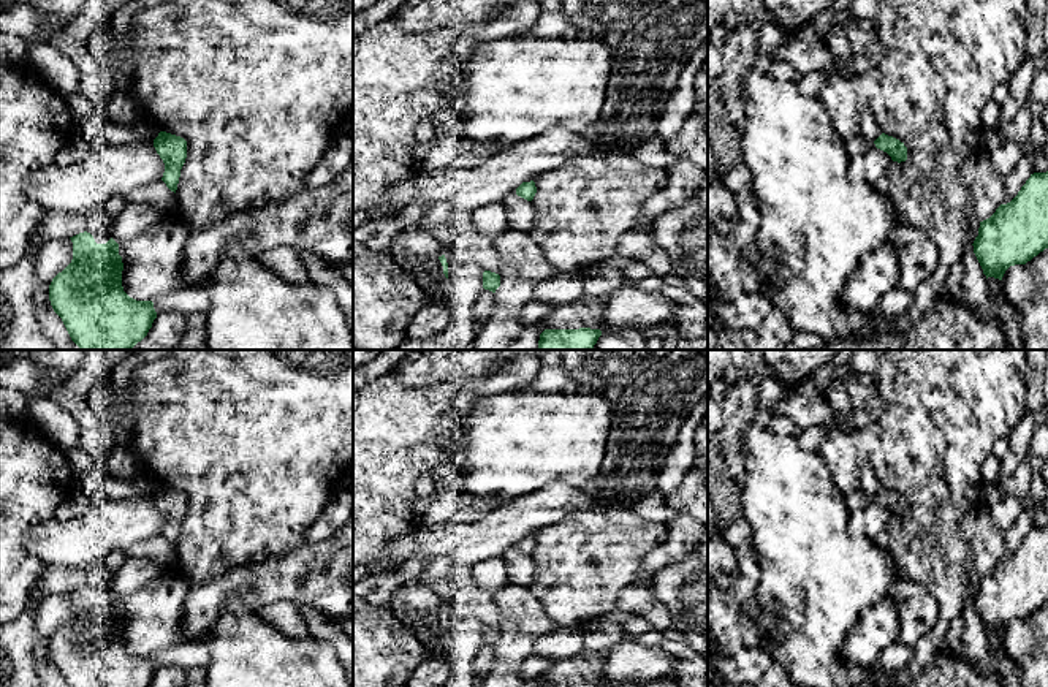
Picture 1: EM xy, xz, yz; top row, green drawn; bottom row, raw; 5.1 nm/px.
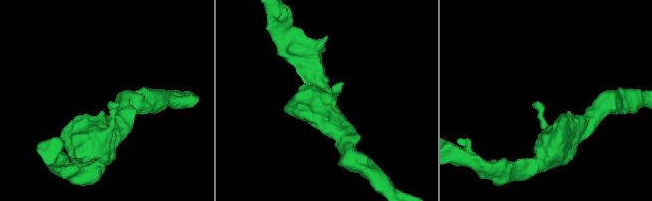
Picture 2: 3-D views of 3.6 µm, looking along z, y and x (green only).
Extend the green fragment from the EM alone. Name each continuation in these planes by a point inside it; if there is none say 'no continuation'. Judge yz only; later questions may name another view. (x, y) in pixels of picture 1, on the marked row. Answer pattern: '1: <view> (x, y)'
no continuation

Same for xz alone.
no continuation

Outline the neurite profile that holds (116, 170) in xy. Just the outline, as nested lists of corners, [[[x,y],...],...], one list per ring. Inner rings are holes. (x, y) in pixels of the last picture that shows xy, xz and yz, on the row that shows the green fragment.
[[[136,138],[133,146],[108,144],[70,166],[52,163],[32,174],[25,196],[44,211],[82,214],[104,204],[116,195],[163,177],[165,163],[154,139]]]

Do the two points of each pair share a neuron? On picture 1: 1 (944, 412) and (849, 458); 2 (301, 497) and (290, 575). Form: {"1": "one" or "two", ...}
{"1": "two", "2": "two"}

